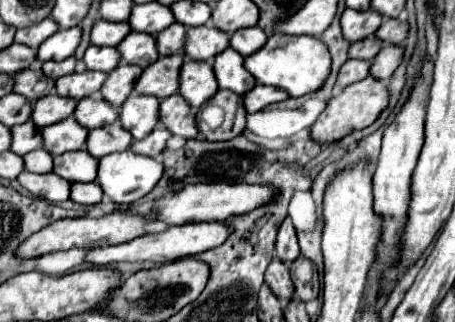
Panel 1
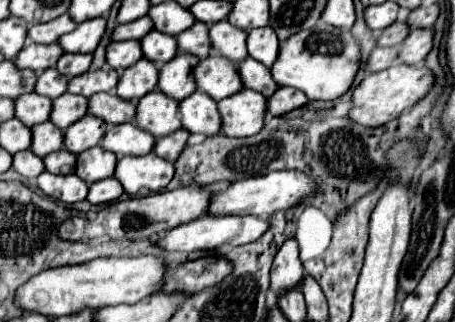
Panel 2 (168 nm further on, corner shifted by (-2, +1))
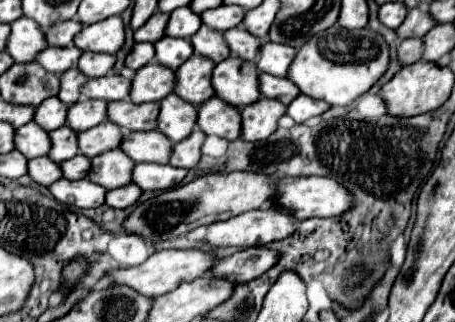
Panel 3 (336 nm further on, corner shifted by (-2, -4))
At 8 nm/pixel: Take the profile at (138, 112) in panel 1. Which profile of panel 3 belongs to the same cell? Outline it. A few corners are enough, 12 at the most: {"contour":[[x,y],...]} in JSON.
{"contour":[[177,94],[159,104],[157,130],[171,142],[187,138],[197,108]]}

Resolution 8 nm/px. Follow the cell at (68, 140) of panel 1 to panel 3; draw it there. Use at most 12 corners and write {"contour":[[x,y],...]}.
{"contour":[[101,122],[77,134],[87,158],[121,144],[121,128]]}

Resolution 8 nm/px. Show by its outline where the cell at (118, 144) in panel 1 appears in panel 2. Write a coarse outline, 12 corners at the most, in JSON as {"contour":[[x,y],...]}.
{"contour":[[133,123],[109,125],[101,147],[147,155],[155,137]]}

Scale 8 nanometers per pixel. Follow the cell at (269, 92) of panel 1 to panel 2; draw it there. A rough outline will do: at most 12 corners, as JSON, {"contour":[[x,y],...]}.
{"contour":[[279,87],[269,113],[279,117],[309,103],[305,93]]}

